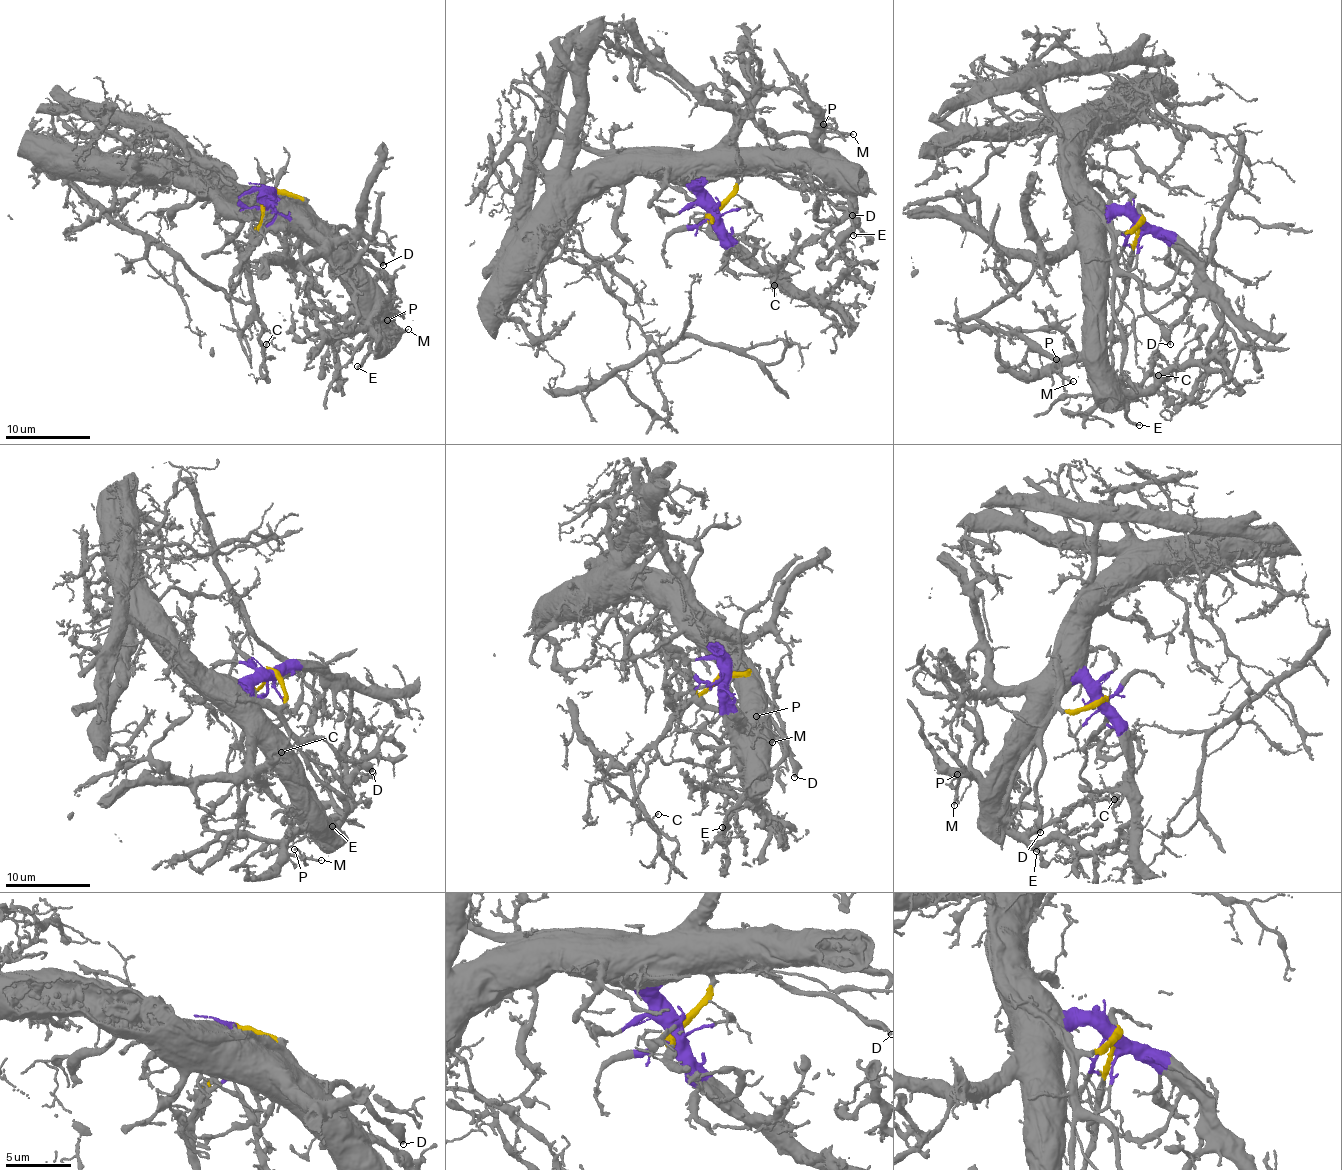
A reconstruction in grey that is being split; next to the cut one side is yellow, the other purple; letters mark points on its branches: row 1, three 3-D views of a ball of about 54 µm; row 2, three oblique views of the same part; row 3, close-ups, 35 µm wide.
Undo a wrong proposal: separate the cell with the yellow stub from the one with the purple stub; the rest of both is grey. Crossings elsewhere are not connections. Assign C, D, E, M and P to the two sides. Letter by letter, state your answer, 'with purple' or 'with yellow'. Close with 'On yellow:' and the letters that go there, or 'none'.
C: with yellow
D: with yellow
E: with yellow
M: with purple
P: with purple
On yellow: C, D, E

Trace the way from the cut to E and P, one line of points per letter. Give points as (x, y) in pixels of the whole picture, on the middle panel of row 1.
E: (710, 213), (734, 190), (740, 175), (805, 168), (844, 174), (854, 179), (846, 195), (853, 213), (853, 235)
P: (710, 213), (704, 184), (741, 168), (781, 166), (813, 154), (819, 145), (815, 134), (834, 129), (824, 123)

